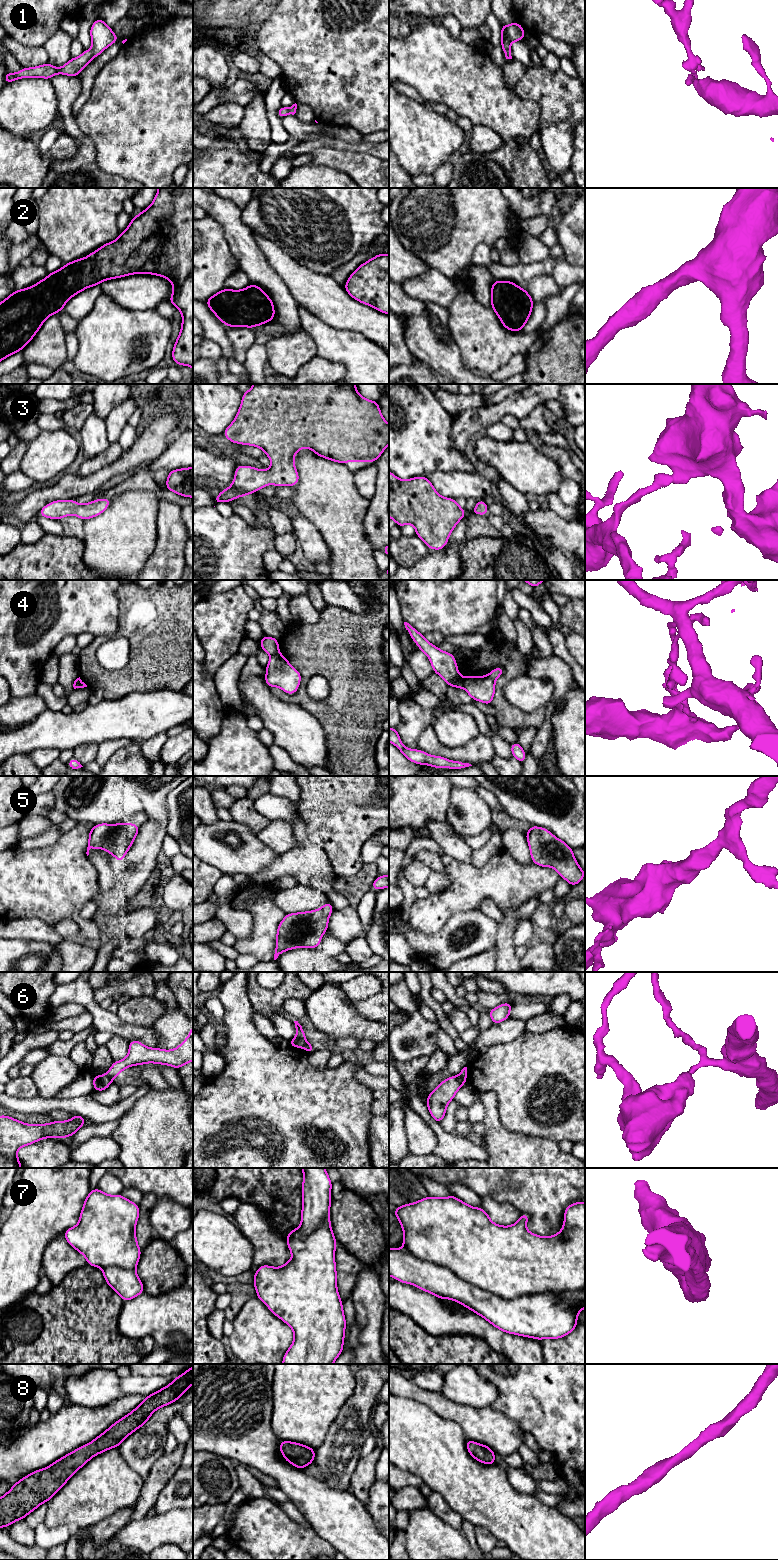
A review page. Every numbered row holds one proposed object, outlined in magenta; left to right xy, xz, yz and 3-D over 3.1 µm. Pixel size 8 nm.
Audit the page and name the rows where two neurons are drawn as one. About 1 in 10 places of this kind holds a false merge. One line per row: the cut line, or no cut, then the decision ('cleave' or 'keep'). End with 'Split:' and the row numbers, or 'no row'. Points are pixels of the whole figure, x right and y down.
1: no cut | keep
2: no cut | keep
3: no cut | keep
4: yz (464, 678), (462, 687) | cleave
5: no cut | keep
6: yz (459, 1075), (465, 1078) | cleave
7: no cut | keep
8: no cut | keep
Split: 4, 6

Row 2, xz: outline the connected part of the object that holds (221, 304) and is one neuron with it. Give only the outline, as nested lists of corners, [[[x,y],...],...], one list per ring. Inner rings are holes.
[[[256,284],[243,290],[222,289],[205,303],[225,326],[230,327],[253,328],[272,322],[275,316],[272,300]]]

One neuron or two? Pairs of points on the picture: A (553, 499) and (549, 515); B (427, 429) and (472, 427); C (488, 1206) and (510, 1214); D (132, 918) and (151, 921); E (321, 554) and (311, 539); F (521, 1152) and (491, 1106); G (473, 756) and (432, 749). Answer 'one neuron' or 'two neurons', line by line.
A: two neurons
B: two neurons
C: one neuron
D: one neuron
E: one neuron
F: one neuron
G: one neuron

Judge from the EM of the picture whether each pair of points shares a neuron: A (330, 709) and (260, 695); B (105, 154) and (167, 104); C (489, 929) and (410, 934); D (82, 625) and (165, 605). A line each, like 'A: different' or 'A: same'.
A: different
B: same
C: same
D: different

